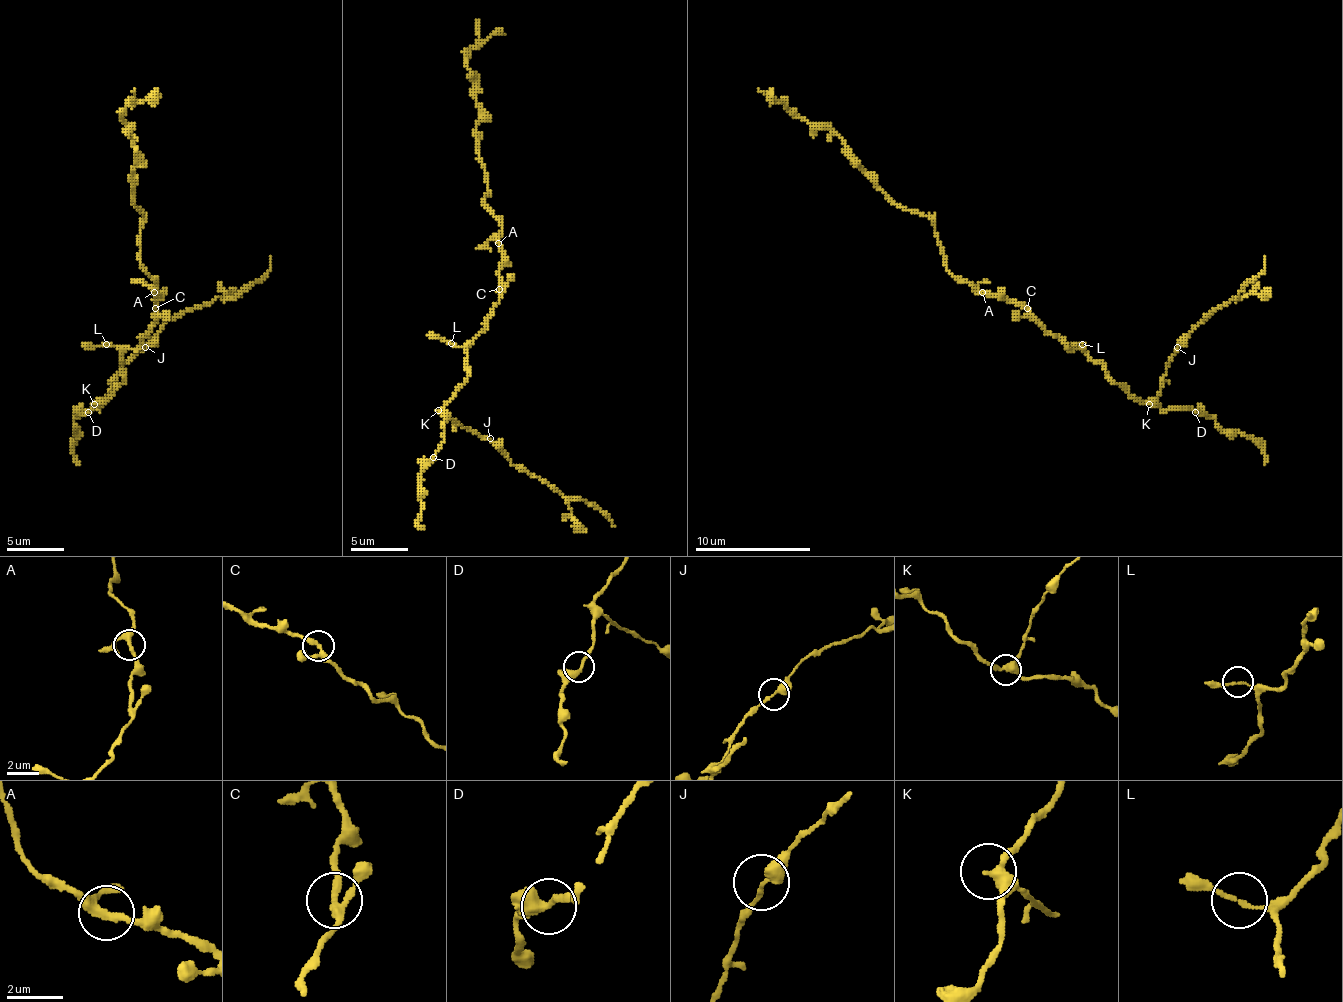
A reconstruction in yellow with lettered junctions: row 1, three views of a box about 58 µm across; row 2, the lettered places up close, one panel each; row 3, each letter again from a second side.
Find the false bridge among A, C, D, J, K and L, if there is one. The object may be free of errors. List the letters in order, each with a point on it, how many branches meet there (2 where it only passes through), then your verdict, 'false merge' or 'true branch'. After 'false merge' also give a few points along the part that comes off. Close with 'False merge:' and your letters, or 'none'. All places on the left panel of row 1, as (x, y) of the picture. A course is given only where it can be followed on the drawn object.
A: place (154, 292); branches 3; true branch
C: place (155, 308); branches 3; true branch
D: place (88, 412); branches 2; true branch
J: place (145, 347); branches 2; true branch
K: place (94, 404); branches 3; true branch
L: place (106, 344); branches 2; true branch
False merge: none

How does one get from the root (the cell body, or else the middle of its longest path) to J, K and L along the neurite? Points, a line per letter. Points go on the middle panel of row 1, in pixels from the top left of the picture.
J: (493, 306), (488, 324), (467, 347), (467, 376), (444, 407), (444, 413), (456, 425), (490, 439)
K: (493, 306), (488, 324), (467, 347), (464, 381), (438, 410)
L: (493, 306), (488, 324), (470, 341), (461, 347), (450, 344)

